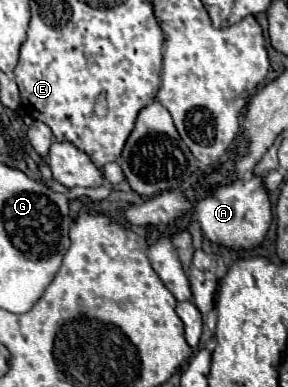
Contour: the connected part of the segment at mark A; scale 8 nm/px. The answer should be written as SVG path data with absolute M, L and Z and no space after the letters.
M252 177L240 185L236 185L234 181L224 189L216 187L210 197L200 199L200 203L196 205L196 219L202 227L202 233L214 243L234 249L252 249L254 245L260 245L272 221L270 199L262 185L262 179Z

